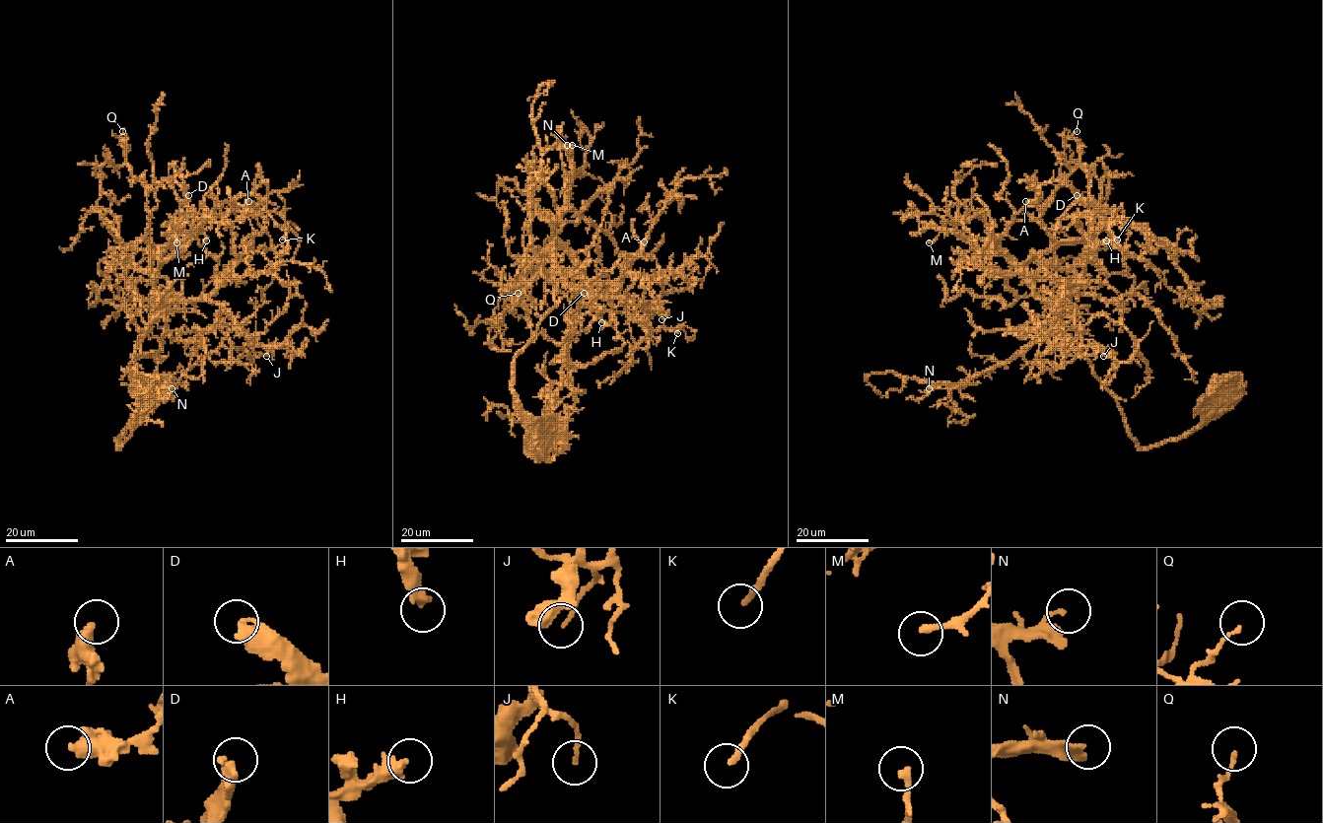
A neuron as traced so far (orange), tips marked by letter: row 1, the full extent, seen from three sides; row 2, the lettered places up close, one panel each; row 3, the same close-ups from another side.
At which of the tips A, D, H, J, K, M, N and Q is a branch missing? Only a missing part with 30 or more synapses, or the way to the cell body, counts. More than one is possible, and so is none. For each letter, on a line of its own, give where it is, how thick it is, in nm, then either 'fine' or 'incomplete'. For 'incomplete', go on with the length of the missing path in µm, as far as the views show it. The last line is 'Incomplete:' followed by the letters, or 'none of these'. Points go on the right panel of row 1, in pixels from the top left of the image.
A: at (1025, 201); 480 nm thick; fine
D: at (1077, 195); 460 nm thick; incomplete; about 40 µm are missing
H: at (1106, 240); 400 nm thick; incomplete; about 20 µm are missing
J: at (1103, 356); 130 nm thick; fine
K: at (1117, 240); 190 nm thick; fine
M: at (929, 242); 240 nm thick; fine
N: at (929, 388); 110 nm thick; incomplete; about 20 µm are missing
Q: at (1077, 131); 130 nm thick; fine
Incomplete: D, H, N

